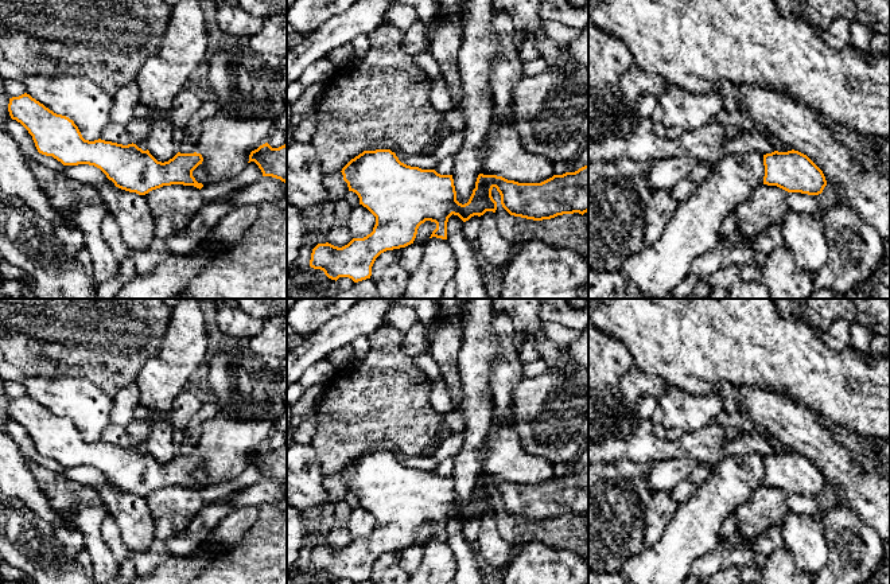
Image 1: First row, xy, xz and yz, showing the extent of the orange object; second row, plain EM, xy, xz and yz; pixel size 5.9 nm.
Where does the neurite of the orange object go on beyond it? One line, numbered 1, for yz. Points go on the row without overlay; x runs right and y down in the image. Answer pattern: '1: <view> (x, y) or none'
1: none

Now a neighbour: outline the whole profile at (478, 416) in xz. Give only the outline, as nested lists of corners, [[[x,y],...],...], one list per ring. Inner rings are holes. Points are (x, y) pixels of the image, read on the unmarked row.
[[[463,299],[463,339],[458,354],[458,365],[460,371],[460,386],[463,400],[467,402],[462,406],[466,428],[463,431],[463,445],[454,458],[452,480],[456,492],[456,502],[462,506],[467,505],[478,476],[482,474],[478,460],[479,449],[489,435],[493,420],[493,404],[490,397],[490,374],[491,366],[501,353],[501,340],[493,334],[493,303],[491,299]]]

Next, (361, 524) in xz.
[[[362,506],[351,510],[349,534],[351,540],[364,540],[373,533],[376,518]]]

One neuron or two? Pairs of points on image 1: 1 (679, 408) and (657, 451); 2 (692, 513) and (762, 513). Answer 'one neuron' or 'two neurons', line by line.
1: two neurons
2: two neurons

